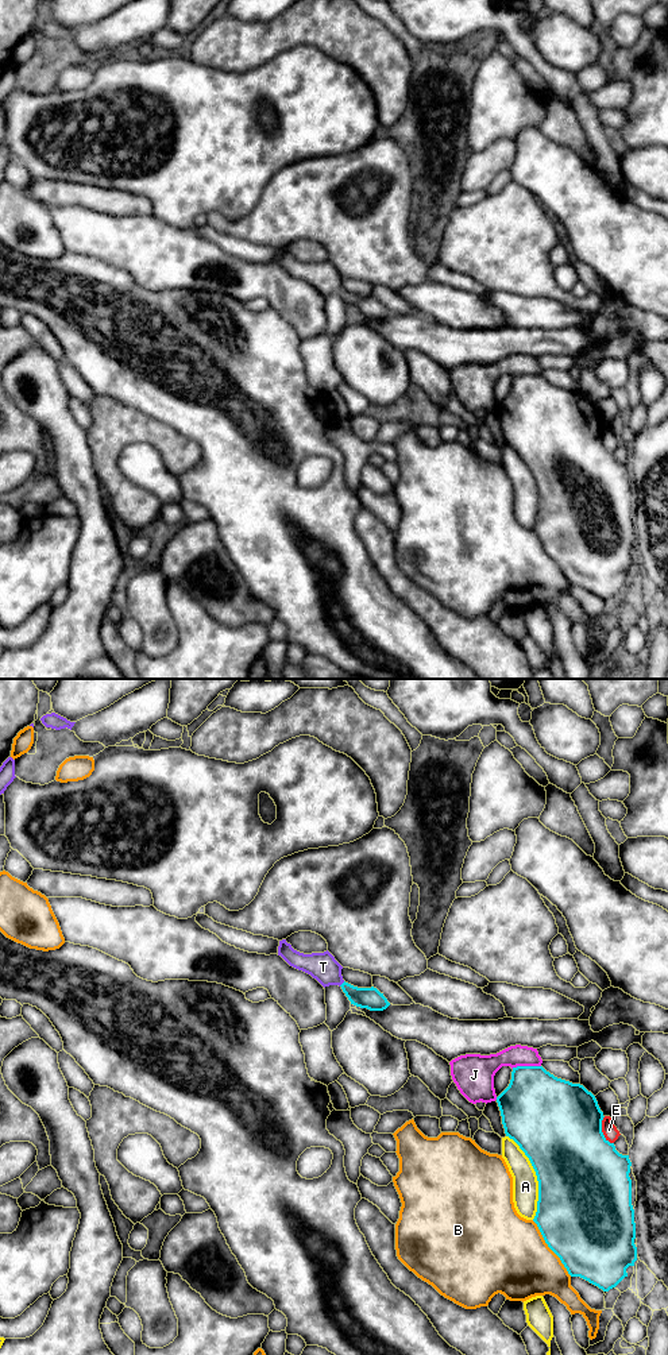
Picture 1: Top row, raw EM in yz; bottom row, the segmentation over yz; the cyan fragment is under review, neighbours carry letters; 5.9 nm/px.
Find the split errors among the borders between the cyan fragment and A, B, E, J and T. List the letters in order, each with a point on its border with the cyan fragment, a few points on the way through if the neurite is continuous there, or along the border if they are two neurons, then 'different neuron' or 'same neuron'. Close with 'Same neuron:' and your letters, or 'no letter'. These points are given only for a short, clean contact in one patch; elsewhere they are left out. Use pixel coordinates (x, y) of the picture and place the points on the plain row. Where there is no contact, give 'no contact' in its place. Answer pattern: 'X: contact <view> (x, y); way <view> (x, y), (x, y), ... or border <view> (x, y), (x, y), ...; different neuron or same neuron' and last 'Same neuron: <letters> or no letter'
A: contact yz (537, 486); different neuron
B: contact yz (549, 556); different neuron
E: contact yz (601, 440); different neuron
J: contact yz (525, 375); different neuron
T: contact yz (343, 292); way yz (371, 308), (356, 305), (343, 292), (323, 275); same neuron
Same neuron: T

